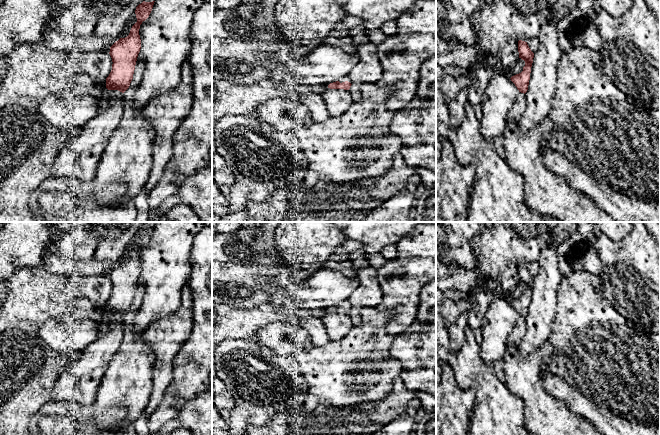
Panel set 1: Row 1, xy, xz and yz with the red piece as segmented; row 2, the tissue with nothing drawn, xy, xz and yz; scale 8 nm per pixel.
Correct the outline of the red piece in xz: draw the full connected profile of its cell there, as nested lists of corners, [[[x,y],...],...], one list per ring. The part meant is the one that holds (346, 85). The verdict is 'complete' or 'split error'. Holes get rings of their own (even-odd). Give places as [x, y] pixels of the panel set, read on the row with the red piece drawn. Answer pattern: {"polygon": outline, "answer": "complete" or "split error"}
{"polygon": [[[349,75],[341,77],[338,81],[327,84],[324,88],[349,90],[352,85]]], "answer": "split error"}

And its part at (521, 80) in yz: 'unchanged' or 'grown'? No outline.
grown

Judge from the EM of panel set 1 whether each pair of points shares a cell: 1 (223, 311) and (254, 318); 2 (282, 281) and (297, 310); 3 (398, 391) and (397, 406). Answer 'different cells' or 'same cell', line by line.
1: same cell
2: different cells
3: same cell

